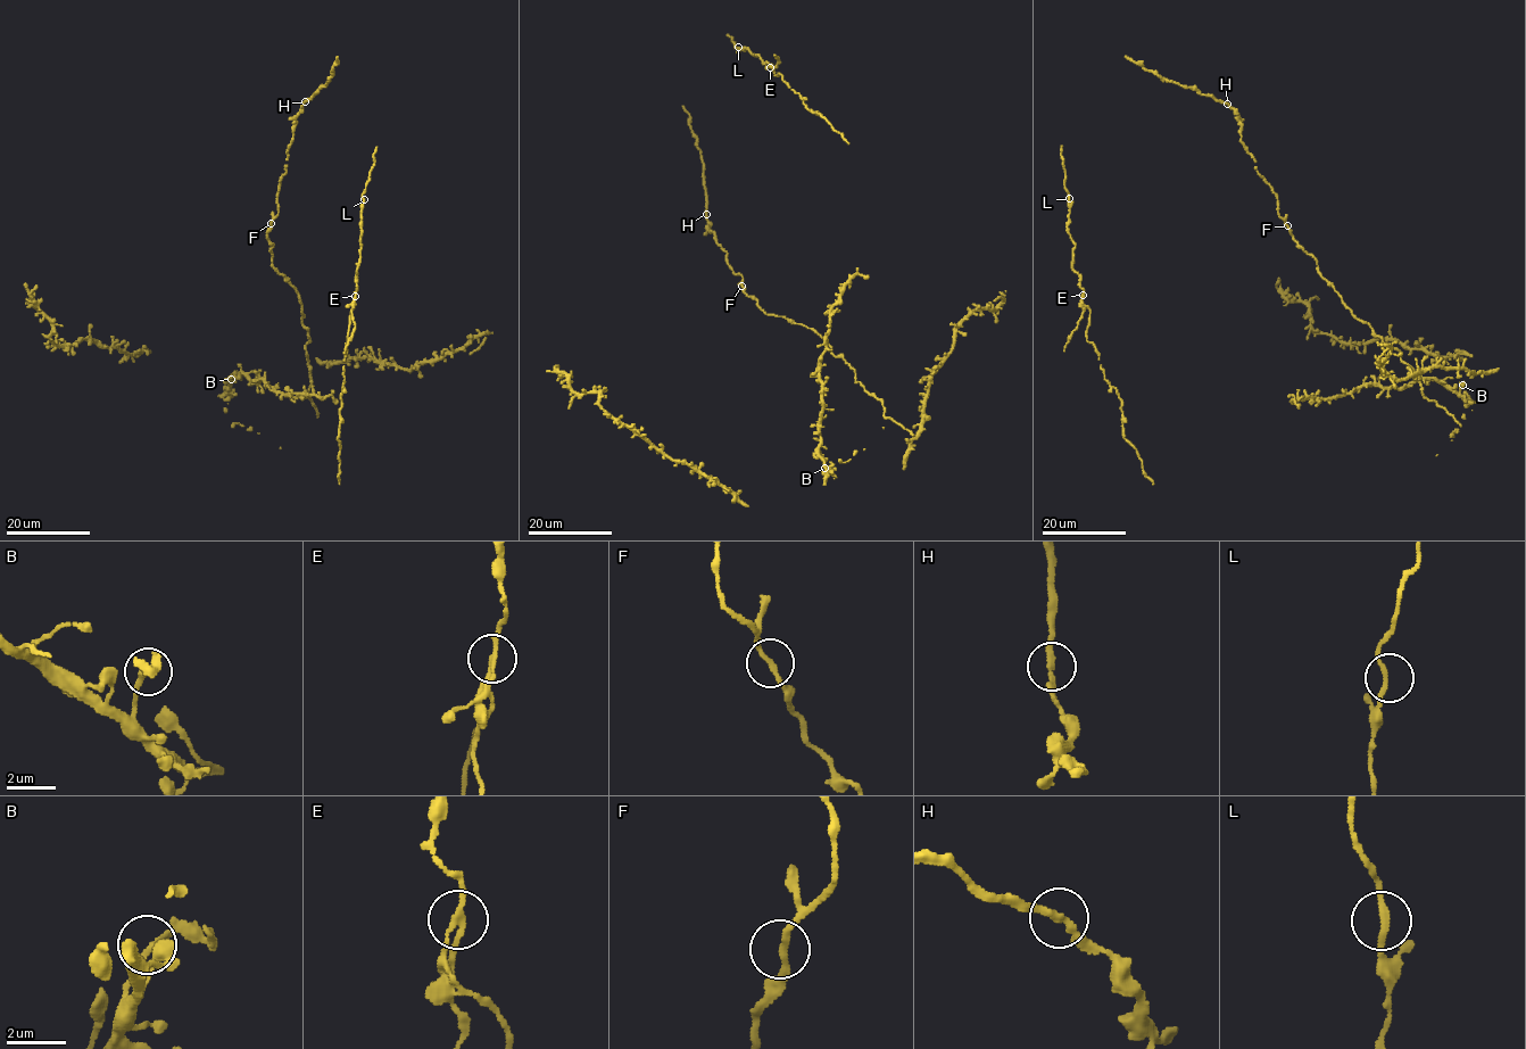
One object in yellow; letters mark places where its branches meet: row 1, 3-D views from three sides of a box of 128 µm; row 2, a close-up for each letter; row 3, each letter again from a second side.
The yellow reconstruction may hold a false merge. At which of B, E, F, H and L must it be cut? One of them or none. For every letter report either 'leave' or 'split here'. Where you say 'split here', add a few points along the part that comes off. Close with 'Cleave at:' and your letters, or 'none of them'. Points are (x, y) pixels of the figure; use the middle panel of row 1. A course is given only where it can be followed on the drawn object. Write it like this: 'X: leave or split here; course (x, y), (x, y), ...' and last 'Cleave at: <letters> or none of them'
B: leave
E: split here; course (770, 66), (773, 69), (780, 63), (774, 55)
F: leave
H: leave
L: leave
Cleave at: E

